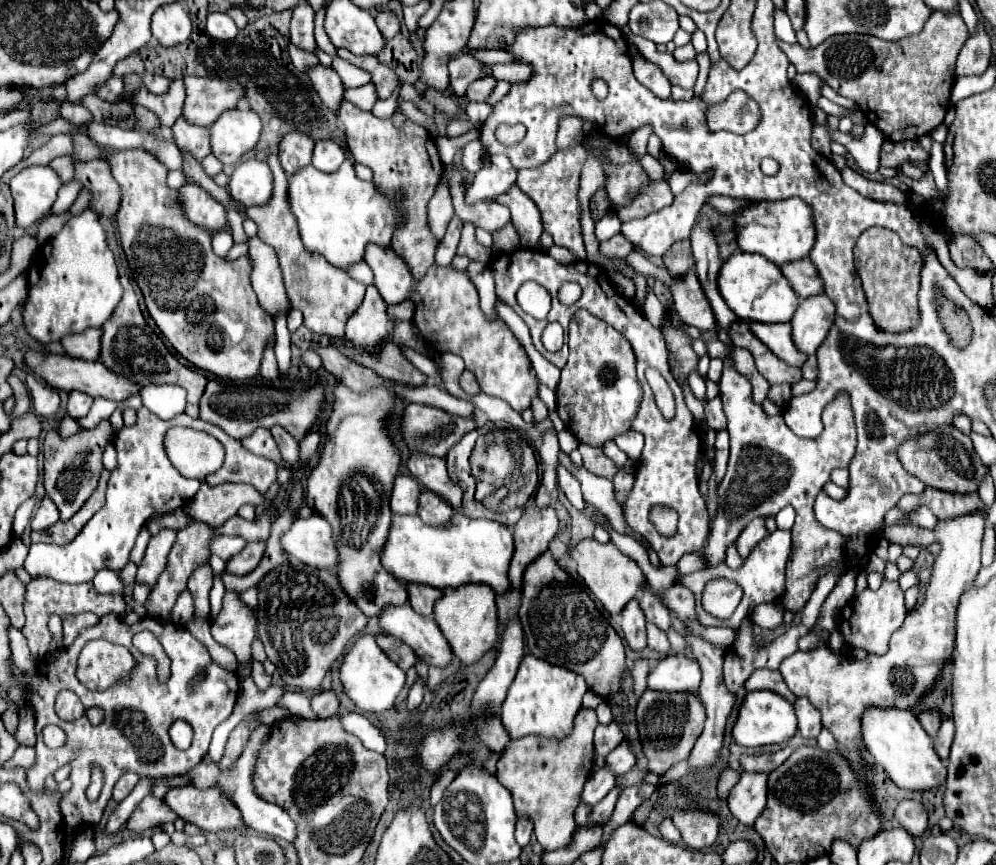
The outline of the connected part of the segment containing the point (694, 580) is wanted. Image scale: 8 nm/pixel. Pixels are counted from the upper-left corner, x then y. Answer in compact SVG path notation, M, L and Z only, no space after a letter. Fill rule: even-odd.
M775 530L773 534L769 534L767 538L763 538L763 542L759 542L759 546L755 546L755 550L749 554L749 558L745 560L743 568L739 570L731 570L727 568L725 564L723 566L717 566L717 568L711 568L711 570L697 570L693 574L687 574L683 576L683 584L687 588L693 590L695 594L695 600L699 602L697 604L697 614L699 614L699 622L703 626L727 626L727 628L739 628L739 624L751 616L751 612L755 610L755 606L763 604L763 602L779 602L785 594L785 564L787 564L787 556L790 556L792 551L792 537L791 532L782 530ZM713 578L727 578L735 584L741 586L743 590L743 598L741 598L741 604L737 606L737 610L733 612L731 618L727 620L721 620L721 618L715 618L713 614L705 614L703 612L703 606L701 606L701 594L703 594L703 588L707 586L707 582L711 582Z

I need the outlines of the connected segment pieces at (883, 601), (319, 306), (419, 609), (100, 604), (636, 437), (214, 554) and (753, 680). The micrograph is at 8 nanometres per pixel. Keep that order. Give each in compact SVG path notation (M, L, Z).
M883 580L877 592L865 588L847 604L847 608L843 610L843 620L839 624L839 630L847 646L865 650L867 654L885 654L889 648L889 638L893 636L893 632L897 632L903 626L905 618L907 618L907 608L903 604L903 590L899 582Z
M275 152L269 154L267 166L271 168L271 174L273 174L273 196L267 204L247 208L245 216L259 226L257 236L265 244L275 248L275 252L279 254L279 264L281 264L289 302L293 308L303 312L303 324L309 330L319 334L327 334L333 338L343 336L343 326L347 318L357 310L359 302L363 300L365 284L353 280L341 268L331 266L321 254L311 254L303 248L295 220L291 218L291 210L287 210L287 174L283 172Z
M407 584L407 594L409 594L409 604L417 614L431 616L433 614L433 604L441 596L439 588L433 586L423 586L423 584Z
M35 578L35 580L31 580L27 584L27 594L25 594L27 622L25 622L21 632L27 638L27 644L31 648L31 656L35 656L37 660L41 660L45 656L45 652L49 650L49 644L51 644L51 632L47 628L47 620L49 620L51 612L55 612L59 616L79 614L79 612L93 612L101 618L109 612L125 614L125 602L117 594L97 594L91 582L87 582L87 584L65 584L65 582L55 582L53 578Z
M629 430L625 434L621 434L615 444L631 458L631 460L639 460L641 458L641 452L643 452L643 434L641 432L635 432L635 430Z
M215 536L209 542L209 564L213 568L213 574L223 574L227 560L239 552L247 542L243 538L231 538L231 536Z
M755 670L745 682L745 690L773 690L789 702L795 700L795 694L791 694L777 670Z

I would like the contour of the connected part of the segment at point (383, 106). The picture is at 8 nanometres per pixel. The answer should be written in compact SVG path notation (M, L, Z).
M399 84L399 86L396 87L390 98L386 100L378 100L371 112L383 120L391 118L397 108L397 98L399 95L399 90L401 90L401 86L403 86L403 84Z

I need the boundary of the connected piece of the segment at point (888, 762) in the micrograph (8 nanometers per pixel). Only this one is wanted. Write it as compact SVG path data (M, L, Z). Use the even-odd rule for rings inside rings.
M869 706L861 716L861 738L867 752L873 756L873 762L881 766L899 788L921 792L941 784L947 776L941 758L933 750L931 738L925 734L915 714L909 710Z

